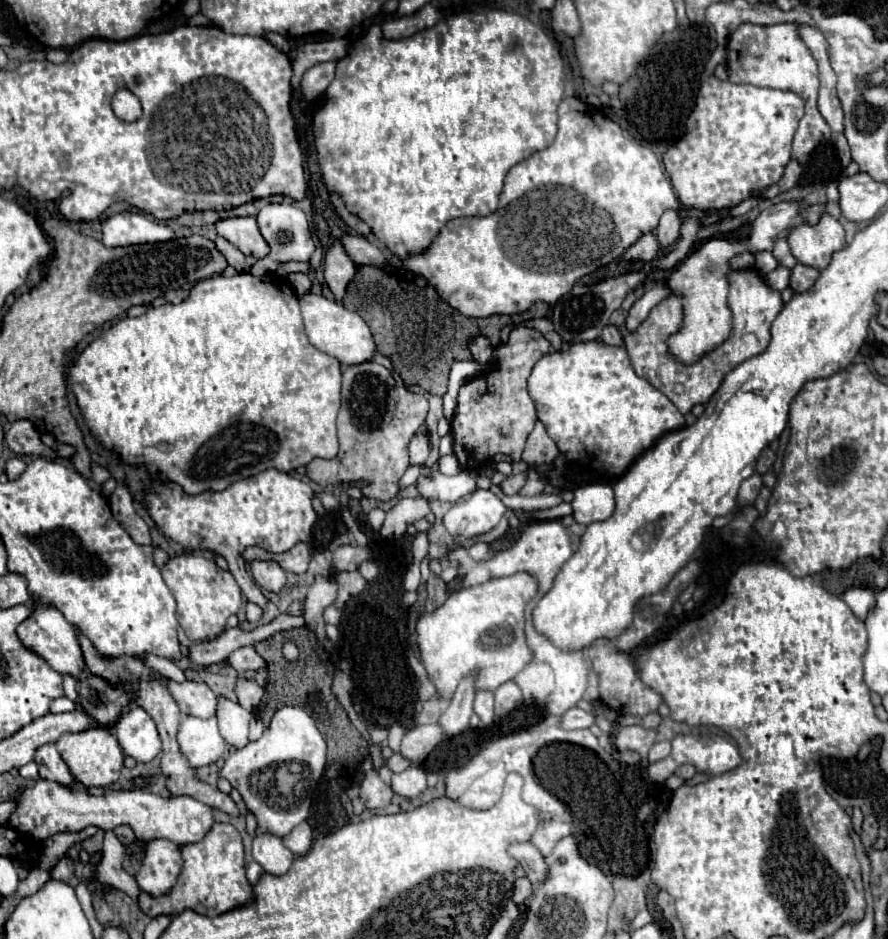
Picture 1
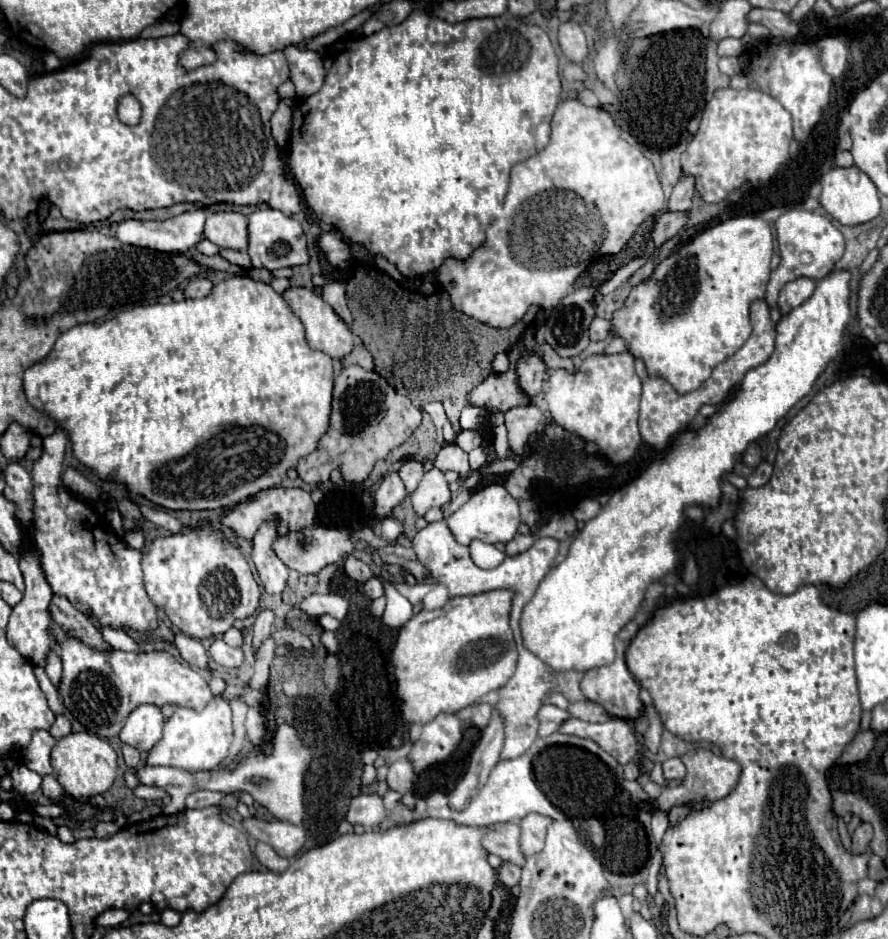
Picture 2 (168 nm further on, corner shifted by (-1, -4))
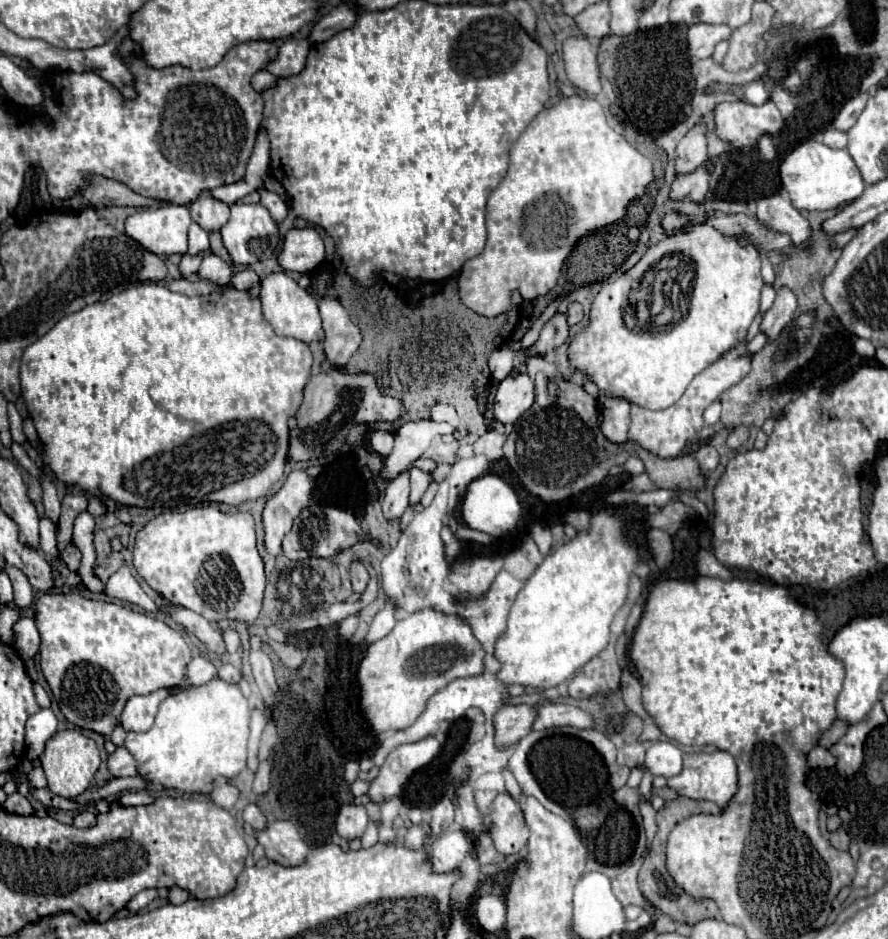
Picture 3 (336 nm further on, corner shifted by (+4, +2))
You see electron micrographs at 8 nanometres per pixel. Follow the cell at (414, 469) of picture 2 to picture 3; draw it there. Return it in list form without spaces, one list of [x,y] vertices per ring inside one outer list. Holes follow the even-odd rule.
[[[401,473],[395,481],[387,485],[385,497],[383,497],[383,517],[385,521],[395,521],[403,515],[407,509],[409,499],[409,473]]]

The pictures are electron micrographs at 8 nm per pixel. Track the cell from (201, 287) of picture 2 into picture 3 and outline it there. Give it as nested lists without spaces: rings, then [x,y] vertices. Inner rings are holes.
[[[207,255],[203,257],[201,261],[201,267],[199,267],[199,275],[203,279],[209,279],[209,281],[215,281],[219,285],[227,285],[229,279],[233,277],[233,265],[223,261],[221,257],[217,255]]]

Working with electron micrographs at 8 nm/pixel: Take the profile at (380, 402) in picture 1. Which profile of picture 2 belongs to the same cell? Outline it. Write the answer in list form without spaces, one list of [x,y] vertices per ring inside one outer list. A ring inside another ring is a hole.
[[[344,367],[334,383],[334,401],[330,429],[320,439],[314,453],[302,457],[296,471],[304,483],[326,483],[330,471],[340,469],[344,481],[362,483],[368,479],[374,463],[384,461],[388,453],[400,447],[420,425],[420,409],[406,395],[400,395],[376,371],[362,367]]]

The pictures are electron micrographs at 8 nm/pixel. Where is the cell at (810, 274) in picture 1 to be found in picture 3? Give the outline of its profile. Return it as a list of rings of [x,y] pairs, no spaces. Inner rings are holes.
[[[787,287],[779,289],[773,307],[763,315],[759,327],[761,333],[767,335],[767,343],[773,343],[781,335],[781,331],[791,323],[791,319],[795,317],[795,309],[797,309],[795,295]]]

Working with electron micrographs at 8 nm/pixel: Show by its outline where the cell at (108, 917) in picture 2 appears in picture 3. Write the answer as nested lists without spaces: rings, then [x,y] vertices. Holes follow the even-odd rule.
[[[155,889],[141,891],[139,895],[135,895],[135,897],[129,901],[129,909],[131,909],[131,911],[139,911],[139,909],[147,907],[155,897],[157,897],[157,891],[155,891]]]

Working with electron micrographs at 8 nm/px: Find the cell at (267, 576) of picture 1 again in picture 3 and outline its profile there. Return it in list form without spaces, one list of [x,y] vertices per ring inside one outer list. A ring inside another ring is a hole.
[[[293,469],[283,487],[267,501],[263,511],[265,525],[265,545],[271,555],[281,553],[281,541],[291,531],[293,521],[299,517],[301,509],[307,507],[313,489],[313,479],[303,469]]]

